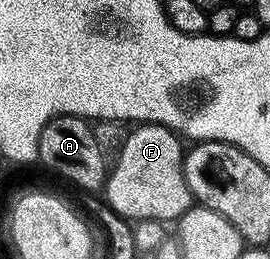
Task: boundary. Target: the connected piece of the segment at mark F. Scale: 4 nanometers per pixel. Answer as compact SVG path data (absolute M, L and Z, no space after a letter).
M140 124L128 130L128 139L115 155L116 163L111 163L106 185L102 191L103 197L115 214L120 214L126 220L160 221L165 224L175 223L187 210L191 210L194 199L186 184L184 175L185 147L180 147L181 139L173 131L164 126Z

